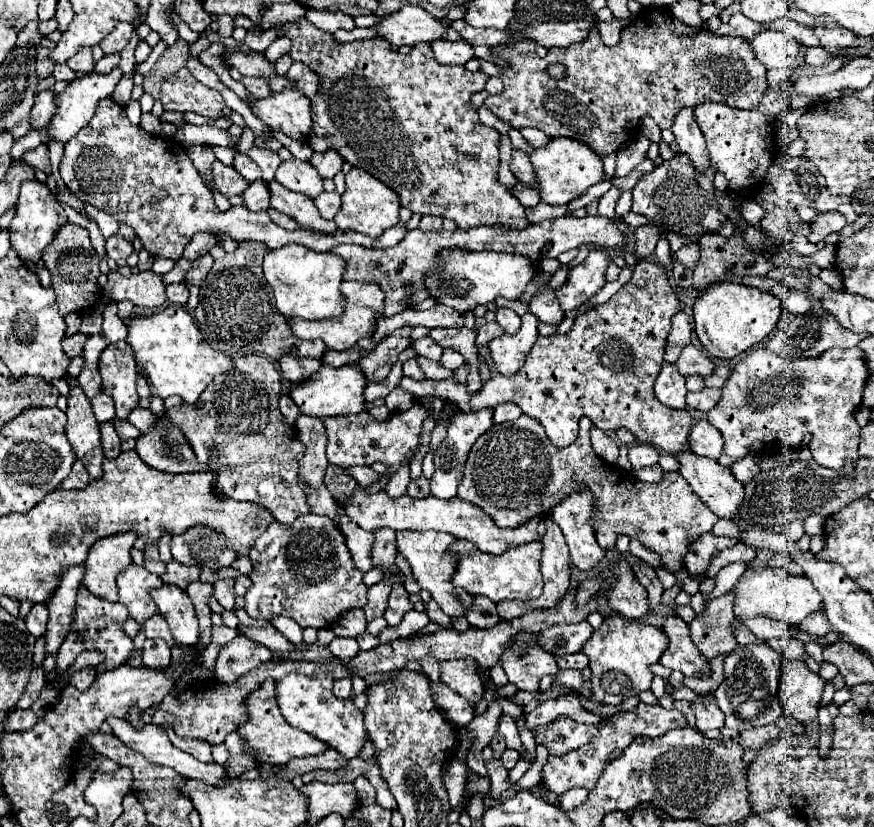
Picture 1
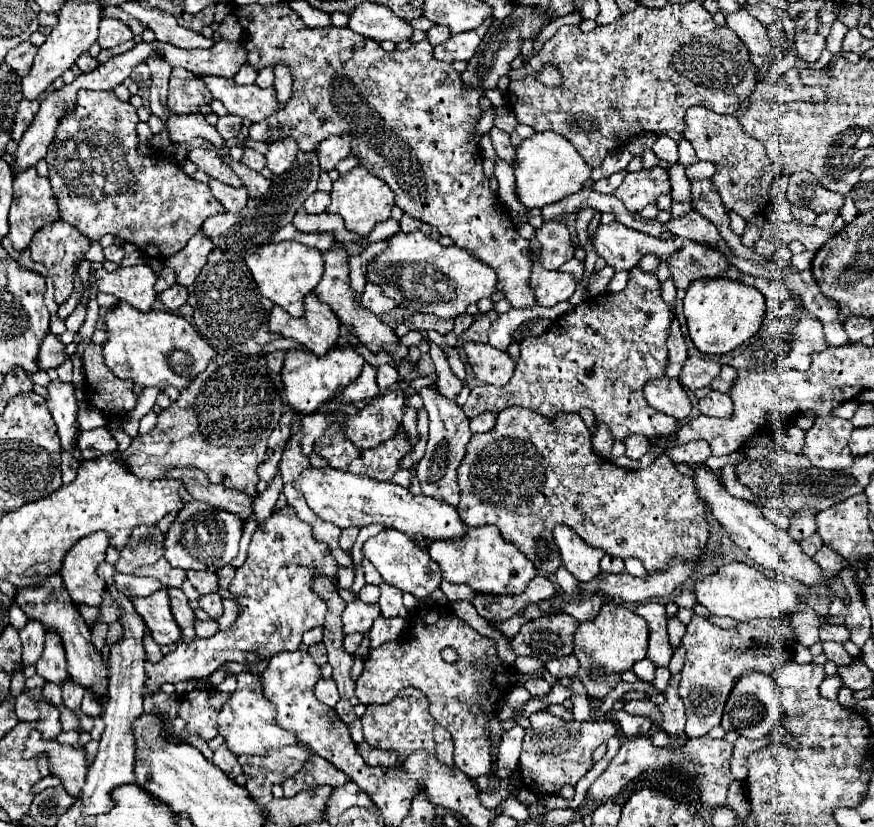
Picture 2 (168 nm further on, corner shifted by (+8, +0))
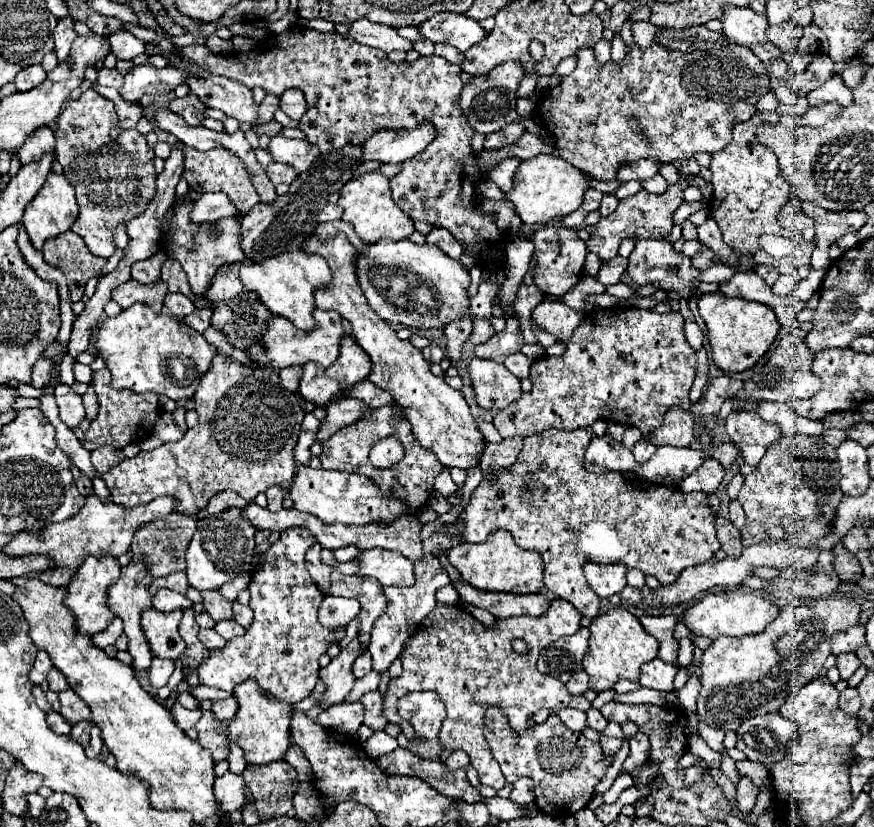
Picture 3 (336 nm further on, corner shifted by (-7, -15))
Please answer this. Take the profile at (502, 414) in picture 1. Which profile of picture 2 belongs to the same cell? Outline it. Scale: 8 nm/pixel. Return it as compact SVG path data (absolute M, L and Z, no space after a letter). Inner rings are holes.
M483 412L481 416L471 420L471 432L489 432L495 426L495 418L497 418L497 414Z

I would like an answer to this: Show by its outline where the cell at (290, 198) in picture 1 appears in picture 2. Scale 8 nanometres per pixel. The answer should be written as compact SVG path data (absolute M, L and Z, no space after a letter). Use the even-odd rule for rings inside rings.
M229 154L223 156L223 160L233 168L233 172L235 172L235 174L241 178L241 182L247 186L251 198L257 198L259 194L265 194L265 192L271 188L271 180L263 178L261 174L253 172L251 168L245 168L245 166L239 164L239 162L231 162L231 160L229 160Z

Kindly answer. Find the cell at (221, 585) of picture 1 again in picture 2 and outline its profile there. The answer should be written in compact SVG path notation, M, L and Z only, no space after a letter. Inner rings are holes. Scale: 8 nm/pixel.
M211 592L209 596L201 596L199 604L213 618L217 618L217 616L223 614L223 598L219 596L219 592Z

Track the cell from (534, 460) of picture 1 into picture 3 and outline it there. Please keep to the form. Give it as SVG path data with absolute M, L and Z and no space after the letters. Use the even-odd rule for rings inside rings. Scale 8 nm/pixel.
M548 429L524 437L524 447L518 455L516 467L504 469L496 483L484 481L474 489L468 507L464 509L464 529L460 537L464 543L484 543L496 529L512 533L522 549L536 549L544 561L544 585L550 593L570 601L584 617L594 619L600 613L600 597L588 587L584 579L584 563L622 563L640 569L644 575L654 575L662 585L674 583L684 567L706 563L720 549L714 515L704 493L682 493L674 485L648 483L648 479L630 479L622 473L594 475L584 469L584 451L592 435L586 429L558 431Z

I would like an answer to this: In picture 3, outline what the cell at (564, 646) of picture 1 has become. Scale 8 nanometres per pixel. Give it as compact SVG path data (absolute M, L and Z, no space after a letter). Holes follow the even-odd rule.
M580 627L574 635L560 637L538 657L536 669L544 675L552 675L566 683L576 671L582 669L582 657L588 649L588 629Z

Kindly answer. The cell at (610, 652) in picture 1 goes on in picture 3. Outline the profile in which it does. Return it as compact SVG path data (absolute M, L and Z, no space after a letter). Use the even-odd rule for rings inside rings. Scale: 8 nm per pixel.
M612 607L610 611L598 615L590 629L590 639L588 639L588 651L582 659L582 667L590 677L590 689L600 693L606 689L612 689L616 681L628 679L628 681L638 681L640 677L640 667L654 657L658 657L658 643L644 631L636 615L632 615L626 607Z

